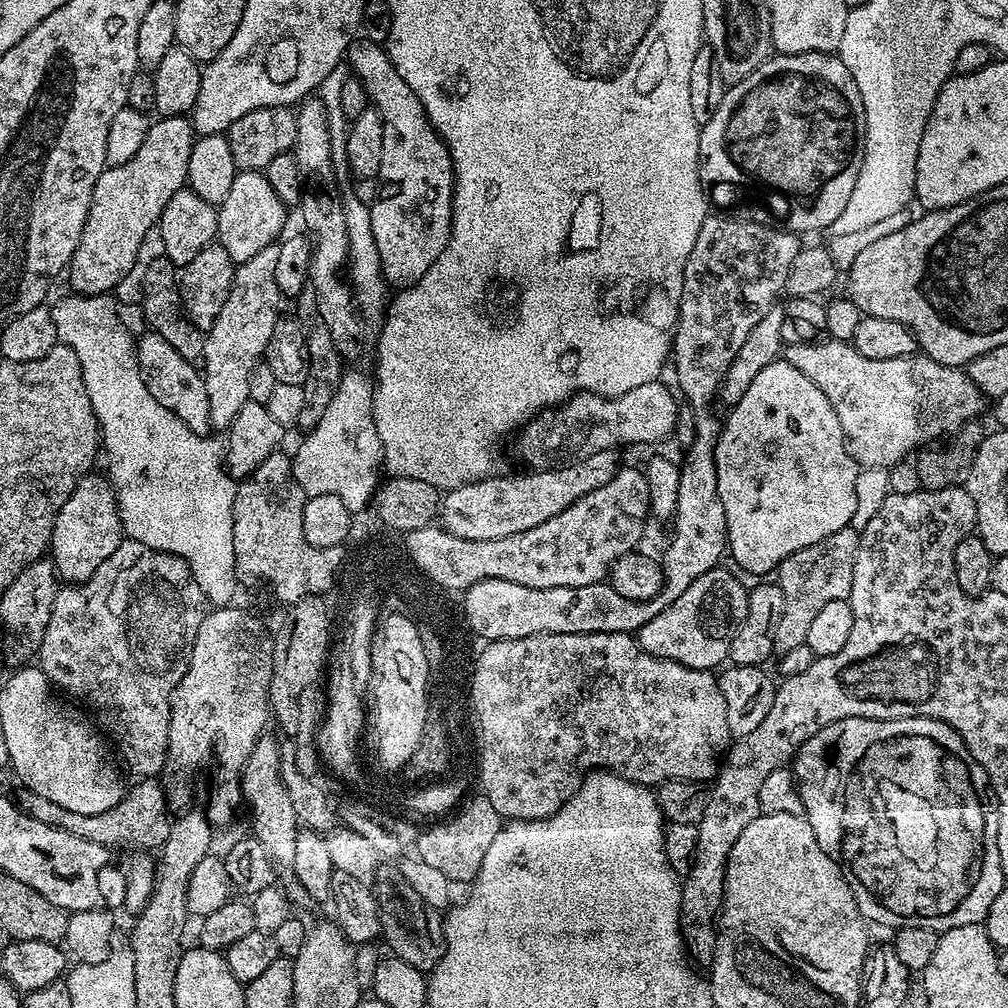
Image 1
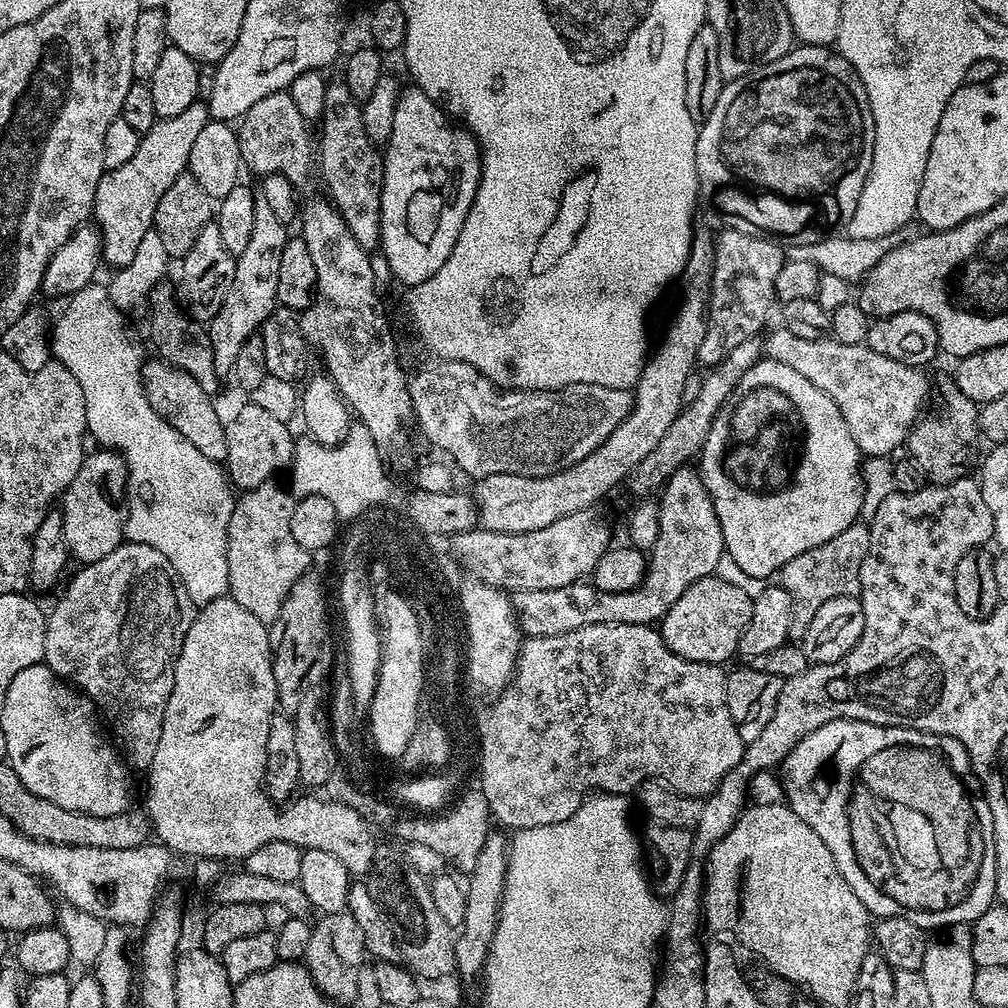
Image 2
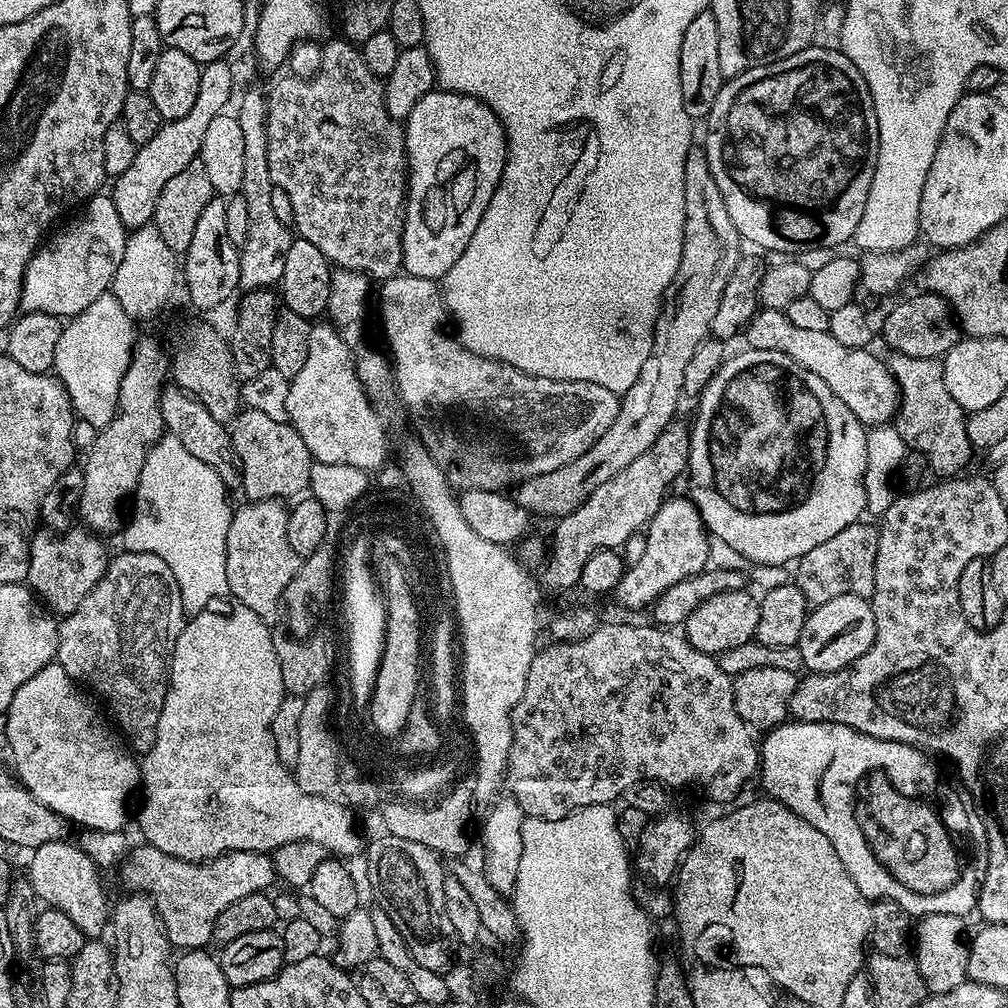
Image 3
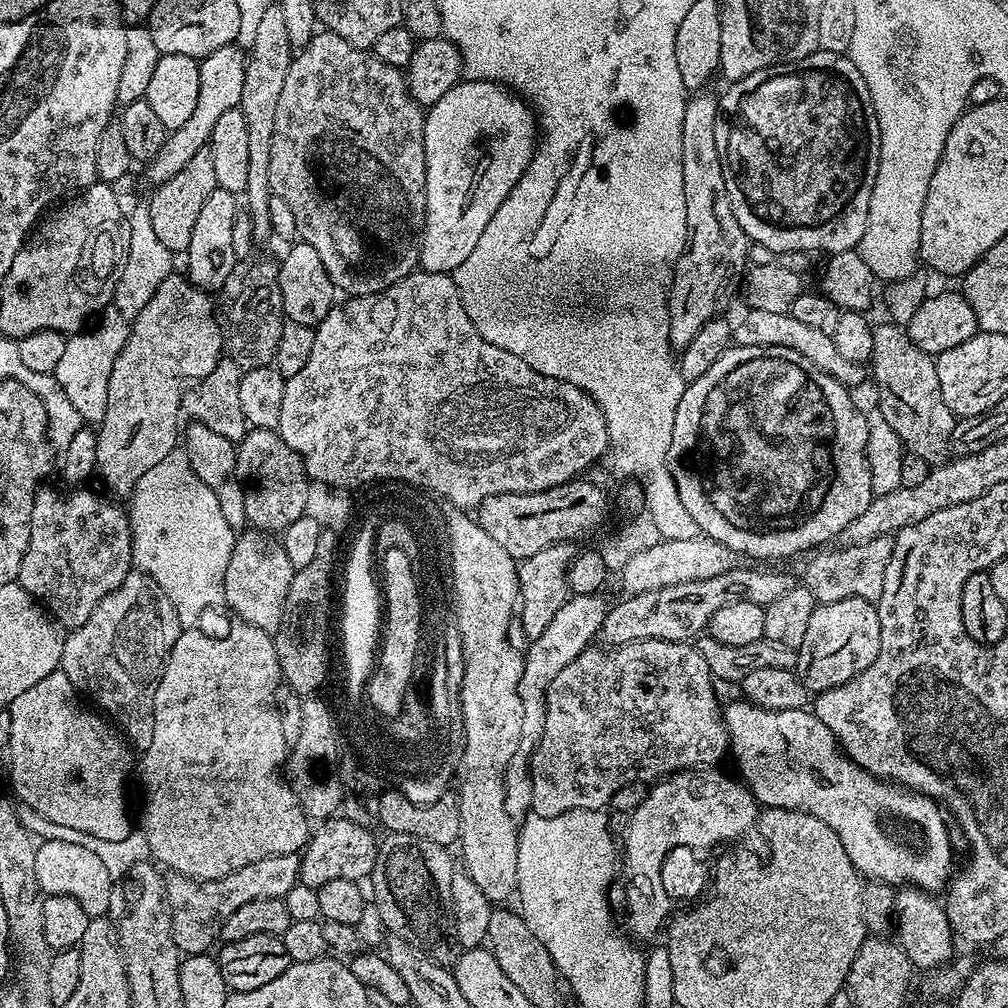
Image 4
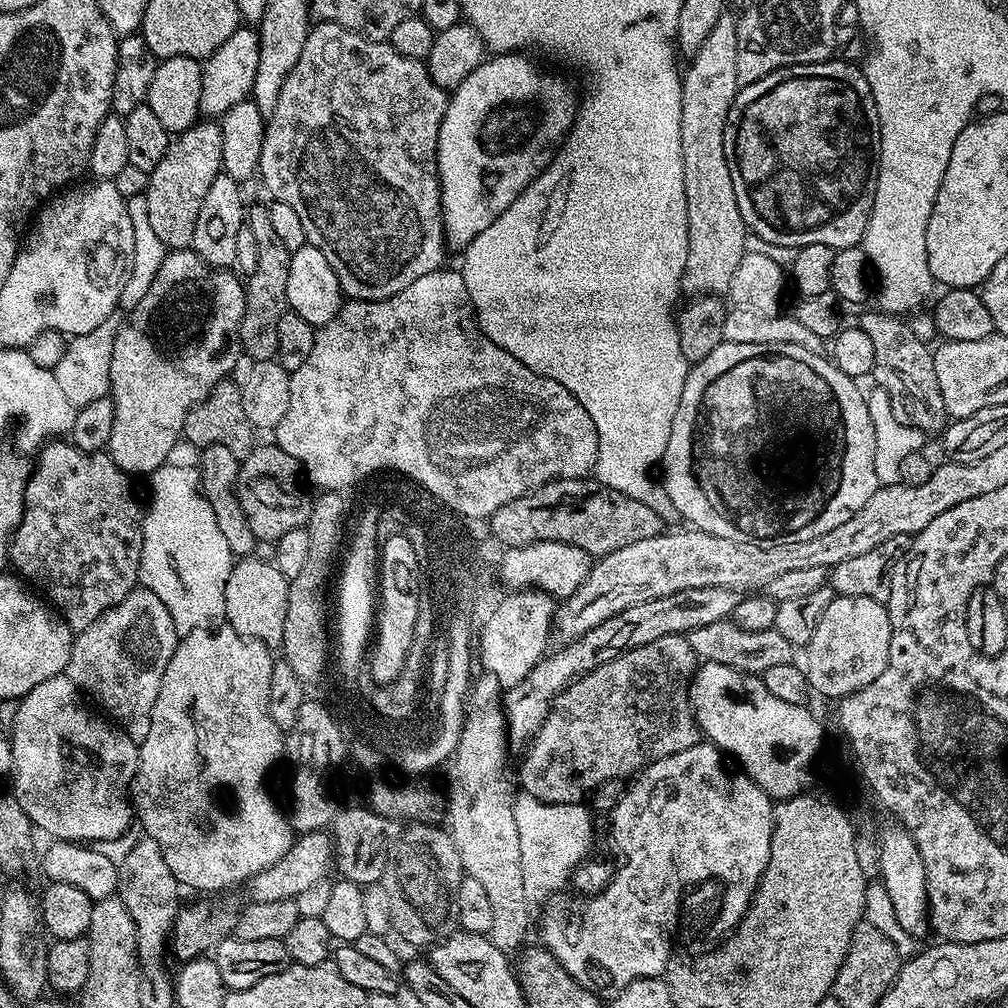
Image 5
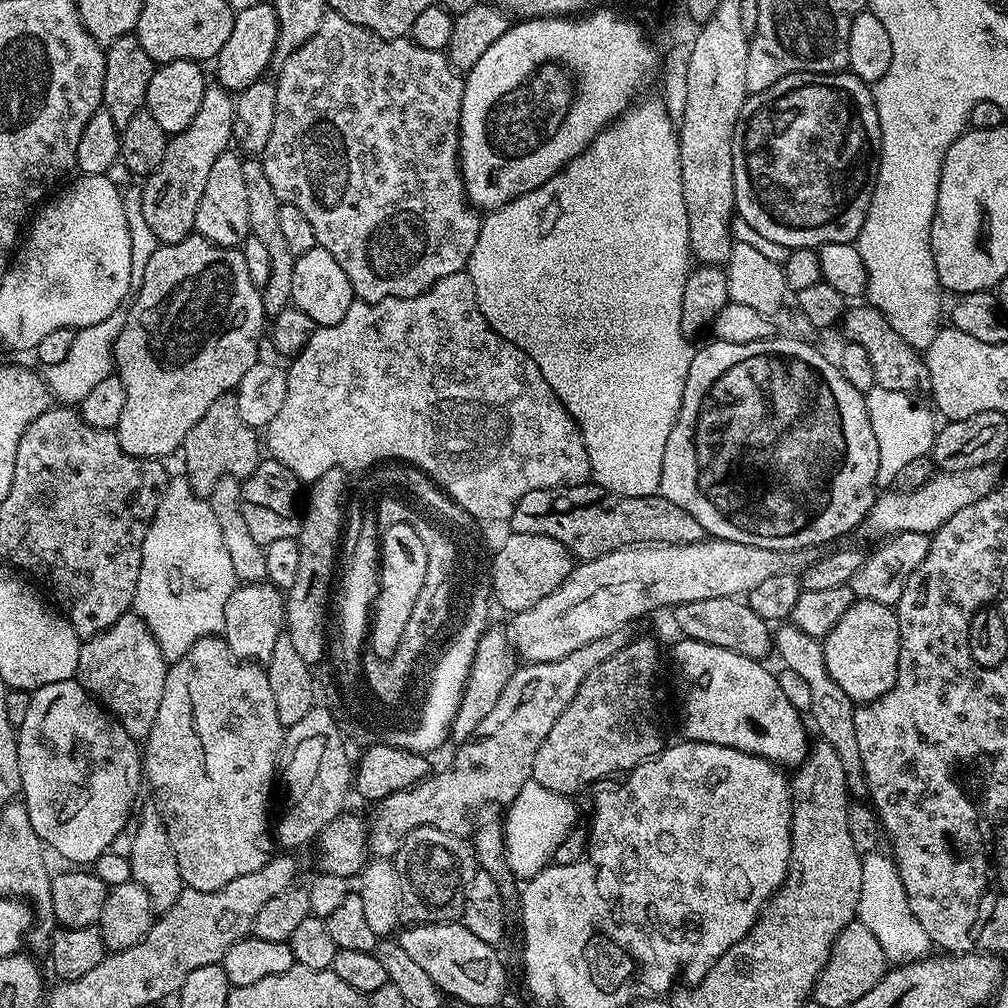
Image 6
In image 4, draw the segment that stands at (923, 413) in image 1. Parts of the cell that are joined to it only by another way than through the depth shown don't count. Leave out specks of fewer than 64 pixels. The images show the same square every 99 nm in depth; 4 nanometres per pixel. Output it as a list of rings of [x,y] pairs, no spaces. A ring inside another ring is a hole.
[[[748,308],[745,316],[740,321],[735,321],[732,338],[739,346],[782,346],[797,352],[806,362],[810,362],[816,368],[821,368],[827,376],[832,376],[838,383],[845,386],[853,386],[860,380],[858,365],[842,358],[834,350],[834,342],[830,336],[822,334],[822,330],[813,330],[811,326],[805,326],[797,322],[788,312],[773,314],[767,310],[754,310]]]

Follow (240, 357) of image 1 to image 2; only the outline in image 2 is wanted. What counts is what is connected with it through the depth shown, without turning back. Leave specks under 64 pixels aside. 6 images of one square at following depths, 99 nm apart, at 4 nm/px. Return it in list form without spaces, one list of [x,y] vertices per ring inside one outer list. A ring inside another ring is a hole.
[[[256,196],[254,206],[254,230],[250,230],[250,242],[246,250],[236,257],[234,266],[234,282],[230,285],[230,294],[226,294],[226,302],[222,302],[222,310],[207,325],[208,337],[212,343],[214,366],[217,377],[231,373],[238,362],[238,350],[263,328],[268,315],[278,307],[278,266],[282,262],[282,250],[286,250],[286,242],[290,238],[289,225],[278,222],[275,214],[270,214],[270,206],[266,206],[266,198]]]

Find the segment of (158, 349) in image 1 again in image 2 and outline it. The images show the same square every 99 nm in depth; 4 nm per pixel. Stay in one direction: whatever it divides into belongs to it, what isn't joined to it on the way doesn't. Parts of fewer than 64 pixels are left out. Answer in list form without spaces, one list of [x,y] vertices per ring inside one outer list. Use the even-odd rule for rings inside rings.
[[[159,358],[145,359],[140,376],[144,379],[146,398],[150,406],[154,406],[156,413],[166,418],[166,422],[170,422],[170,426],[174,426],[174,430],[178,430],[178,434],[186,438],[186,442],[191,442],[196,449],[202,450],[206,458],[217,462],[226,461],[226,424],[223,419],[220,421],[209,392],[202,390],[202,386],[198,386],[198,382],[194,382],[194,378],[186,374],[186,370],[178,370],[178,366],[167,364]]]

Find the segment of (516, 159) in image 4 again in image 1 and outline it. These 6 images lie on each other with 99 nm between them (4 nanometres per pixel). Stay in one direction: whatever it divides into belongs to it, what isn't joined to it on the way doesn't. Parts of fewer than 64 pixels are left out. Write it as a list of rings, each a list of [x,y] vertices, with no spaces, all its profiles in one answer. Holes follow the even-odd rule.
[[[357,39],[348,48],[346,64],[349,64],[351,75],[362,82],[362,86],[368,95],[368,102],[371,107],[378,110],[378,114],[382,118],[384,125],[382,126],[382,166],[380,167],[380,175],[378,183],[380,189],[377,190],[376,201],[371,201],[368,217],[370,218],[370,226],[374,226],[374,242],[378,242],[378,254],[382,262],[382,270],[384,271],[384,279],[389,285],[395,286],[397,289],[403,290],[412,287],[423,278],[430,266],[434,266],[434,262],[438,258],[438,254],[442,254],[442,250],[446,250],[448,239],[450,238],[450,230],[452,229],[452,189],[454,187],[454,177],[452,174],[452,159],[448,153],[448,148],[444,144],[444,140],[434,130],[434,126],[426,118],[426,110],[422,110],[422,102],[418,102],[418,94],[414,94],[414,90],[410,90],[410,86],[406,86],[406,82],[402,82],[402,78],[398,78],[398,70],[394,70],[394,62],[390,62],[388,57],[388,49],[384,44],[375,44],[369,40]]]

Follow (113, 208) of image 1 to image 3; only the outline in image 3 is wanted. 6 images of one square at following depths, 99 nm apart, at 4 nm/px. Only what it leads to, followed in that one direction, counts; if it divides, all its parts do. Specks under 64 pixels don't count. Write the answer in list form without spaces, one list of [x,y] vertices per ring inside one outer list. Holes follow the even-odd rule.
[[[215,60],[203,65],[200,70],[198,99],[187,112],[186,118],[166,120],[158,134],[150,138],[150,142],[137,147],[134,162],[130,162],[130,170],[115,177],[113,184],[116,185],[110,189],[110,195],[125,229],[141,228],[143,224],[153,223],[152,215],[158,206],[158,194],[162,194],[166,182],[170,182],[174,174],[182,174],[182,170],[197,163],[202,138],[206,138],[210,122],[214,122],[214,118],[227,109],[224,107],[232,96],[232,72],[234,73],[233,65],[224,60]]]

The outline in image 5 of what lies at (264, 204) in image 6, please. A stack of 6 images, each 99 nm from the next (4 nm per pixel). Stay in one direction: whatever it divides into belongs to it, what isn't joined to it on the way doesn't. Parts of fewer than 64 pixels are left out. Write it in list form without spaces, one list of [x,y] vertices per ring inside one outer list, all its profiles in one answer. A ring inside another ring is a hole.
[[[263,203],[247,209],[246,226],[254,234],[254,242],[258,242],[258,266],[254,266],[254,274],[250,274],[244,284],[246,310],[240,323],[240,347],[249,361],[274,360],[278,350],[278,322],[282,322],[282,314],[289,311],[286,278],[290,274],[292,253],[282,246]]]

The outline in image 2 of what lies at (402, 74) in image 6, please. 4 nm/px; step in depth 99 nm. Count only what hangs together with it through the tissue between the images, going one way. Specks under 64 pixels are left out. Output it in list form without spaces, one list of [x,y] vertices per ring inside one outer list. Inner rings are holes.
[[[342,82],[328,85],[326,109],[322,121],[324,129],[320,132],[320,168],[328,175],[328,192],[336,210],[344,215],[346,226],[354,234],[354,238],[363,248],[375,249],[380,243],[380,199],[382,198],[382,182],[384,181],[384,158],[377,145],[366,134],[366,126],[362,120],[361,101],[355,100],[348,87]],[[275,92],[262,102],[254,102],[239,121],[240,158],[245,169],[257,172],[263,178],[270,174],[282,174],[294,185],[303,185],[312,168],[312,136],[308,133],[309,121],[302,118],[294,98],[287,92]]]

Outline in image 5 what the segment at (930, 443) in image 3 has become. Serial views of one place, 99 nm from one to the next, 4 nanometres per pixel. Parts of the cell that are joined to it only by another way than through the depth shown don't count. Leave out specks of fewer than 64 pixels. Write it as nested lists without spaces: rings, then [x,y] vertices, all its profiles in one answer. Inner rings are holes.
[[[883,310],[875,311],[862,313],[858,326],[870,334],[870,343],[874,346],[872,376],[880,383],[877,384],[879,391],[890,398],[890,410],[900,424],[925,434],[939,433],[945,427],[946,413],[934,374],[933,349],[917,338],[907,319]]]

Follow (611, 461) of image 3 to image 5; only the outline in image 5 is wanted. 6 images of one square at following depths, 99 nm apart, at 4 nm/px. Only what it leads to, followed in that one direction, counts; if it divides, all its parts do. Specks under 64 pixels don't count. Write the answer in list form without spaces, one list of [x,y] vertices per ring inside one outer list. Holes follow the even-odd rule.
[[[725,14],[714,22],[714,30],[710,30],[706,42],[702,42],[702,50],[691,57],[692,64],[682,72],[682,170],[686,186],[686,206],[688,207],[688,253],[684,277],[680,279],[680,287],[689,297],[701,294],[716,294],[727,289],[734,278],[734,270],[738,270],[738,262],[744,257],[744,237],[746,225],[738,210],[738,198],[734,198],[734,182],[730,178],[730,166],[726,162],[724,149],[724,127],[730,106],[738,91],[736,82],[734,54],[738,34],[736,33],[737,17]]]

